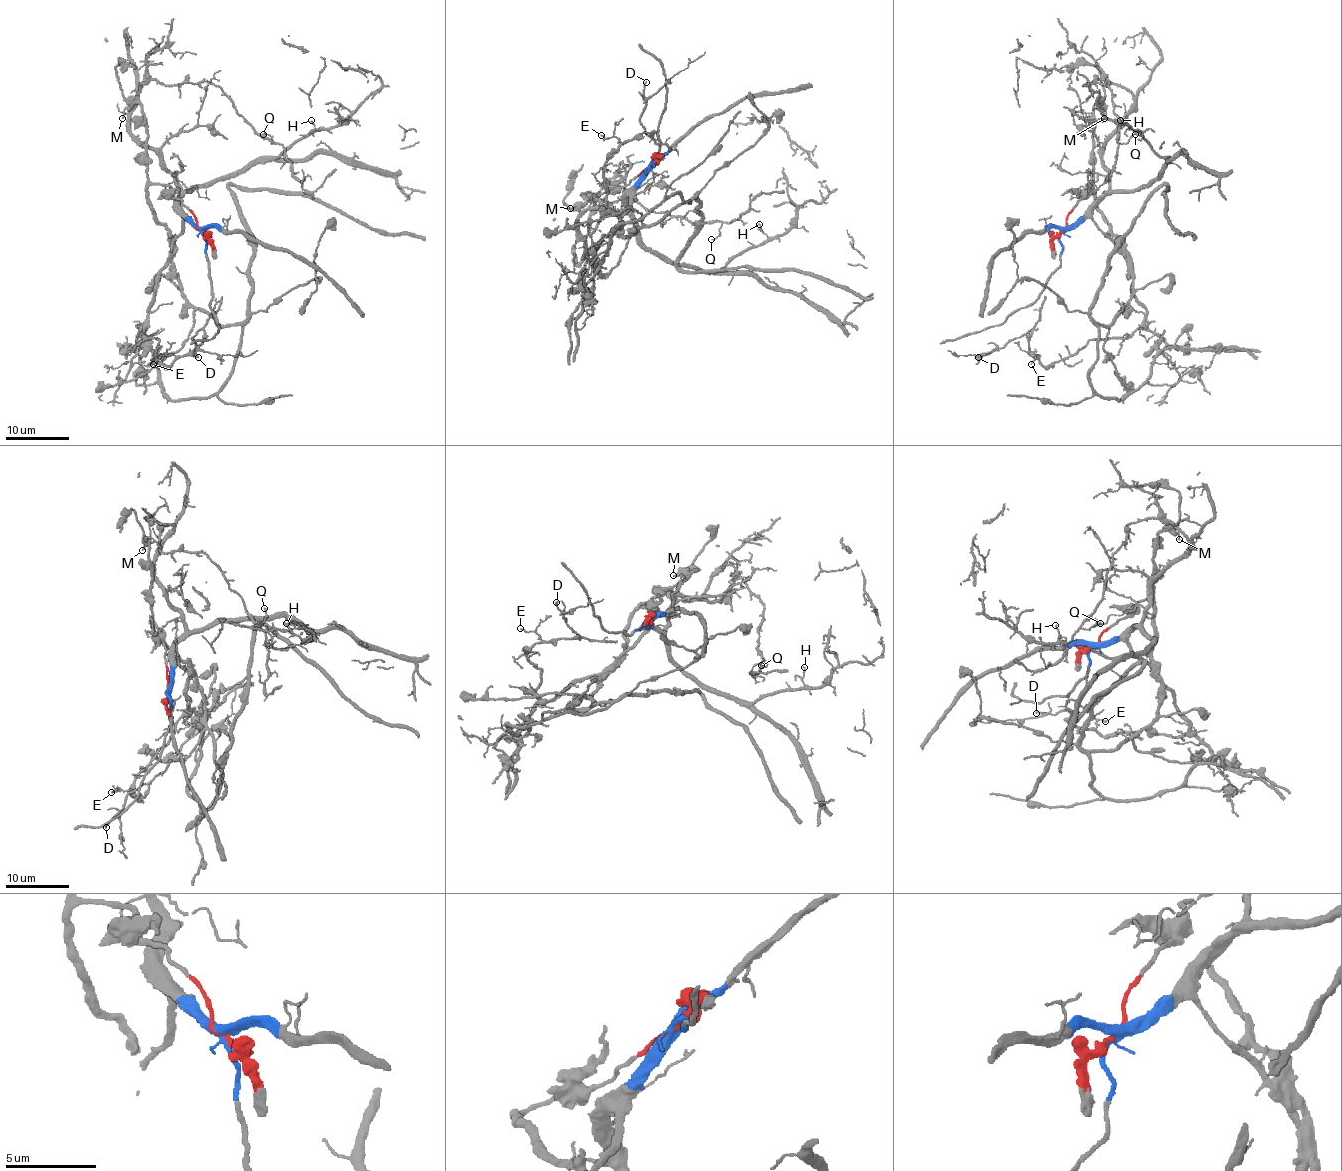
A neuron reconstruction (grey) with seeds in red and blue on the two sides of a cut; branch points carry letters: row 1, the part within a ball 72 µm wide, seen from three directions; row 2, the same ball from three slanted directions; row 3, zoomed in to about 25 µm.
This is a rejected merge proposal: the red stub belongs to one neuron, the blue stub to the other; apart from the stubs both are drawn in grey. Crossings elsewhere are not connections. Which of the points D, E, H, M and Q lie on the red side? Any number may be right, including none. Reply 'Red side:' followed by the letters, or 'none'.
Red side: M

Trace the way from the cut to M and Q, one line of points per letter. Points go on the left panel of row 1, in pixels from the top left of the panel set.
M: (201, 230), (193, 214), (175, 198), (169, 187), (148, 179), (147, 120), (142, 107), (132, 102), (123, 118)
Q: (201, 230), (183, 213), (177, 179), (131, 131), (140, 85), (212, 82), (263, 134)

